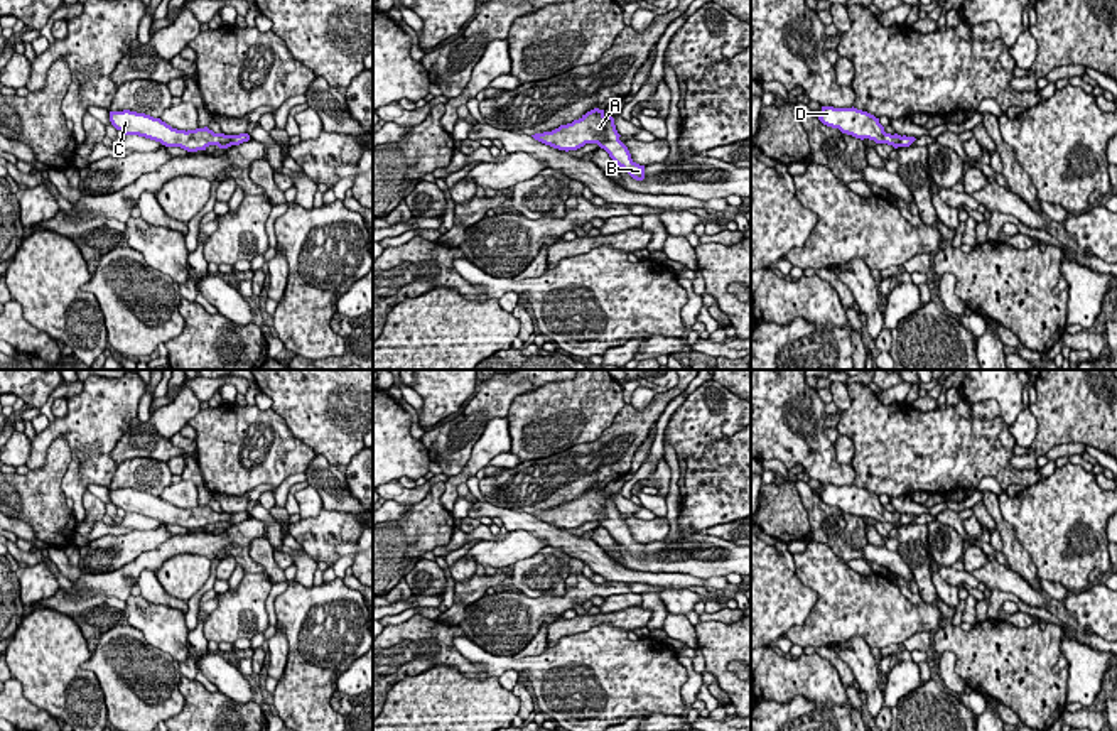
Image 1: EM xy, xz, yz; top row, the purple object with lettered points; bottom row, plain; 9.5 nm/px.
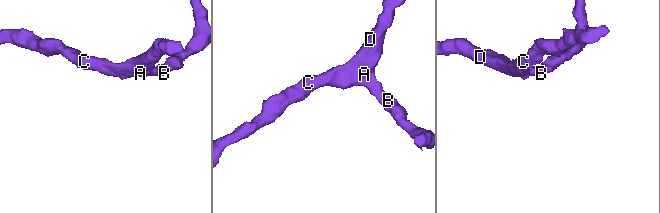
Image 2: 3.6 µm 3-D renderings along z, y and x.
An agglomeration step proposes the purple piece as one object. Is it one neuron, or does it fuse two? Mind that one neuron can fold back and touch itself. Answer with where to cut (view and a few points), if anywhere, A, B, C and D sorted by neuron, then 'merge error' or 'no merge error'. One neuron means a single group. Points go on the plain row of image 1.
no cut | A B C D | no merge error

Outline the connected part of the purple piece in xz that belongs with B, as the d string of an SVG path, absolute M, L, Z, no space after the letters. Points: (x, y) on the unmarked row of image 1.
M594 486L572 501L532 515L565 530L577 528L585 522L597 522L609 532L618 545L623 545L633 557L645 557L645 544L631 537L628 525L619 518L621 513L616 508L614 496L606 495L604 488Z

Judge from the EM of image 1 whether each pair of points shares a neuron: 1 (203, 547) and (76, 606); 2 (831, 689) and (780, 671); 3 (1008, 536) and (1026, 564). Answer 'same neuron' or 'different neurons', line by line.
1: same neuron
2: same neuron
3: same neuron

